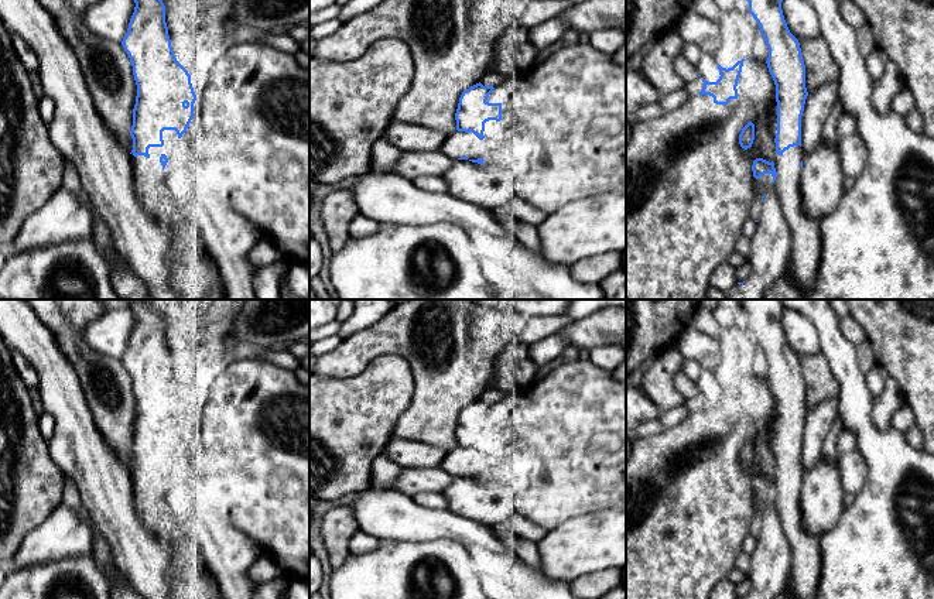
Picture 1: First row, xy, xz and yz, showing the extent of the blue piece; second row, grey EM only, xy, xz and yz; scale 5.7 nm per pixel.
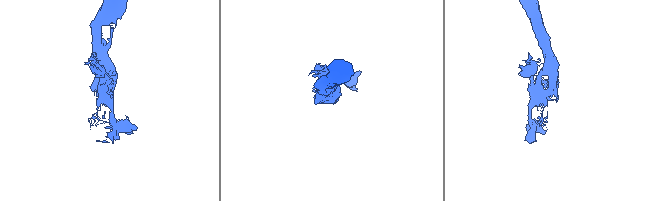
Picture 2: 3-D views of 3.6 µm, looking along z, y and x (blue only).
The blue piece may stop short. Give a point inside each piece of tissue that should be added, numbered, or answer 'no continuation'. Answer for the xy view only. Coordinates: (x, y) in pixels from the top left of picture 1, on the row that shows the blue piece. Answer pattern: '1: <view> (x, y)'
1: xy (190, 277)

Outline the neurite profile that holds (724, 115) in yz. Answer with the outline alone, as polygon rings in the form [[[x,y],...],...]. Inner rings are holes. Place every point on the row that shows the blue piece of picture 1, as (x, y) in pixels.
[[[731,99],[728,105],[712,103],[711,116],[715,119],[716,124],[728,126],[735,120],[738,110],[739,110],[738,99]]]

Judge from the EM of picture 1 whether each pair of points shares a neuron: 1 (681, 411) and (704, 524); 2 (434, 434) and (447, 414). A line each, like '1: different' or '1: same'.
1: different
2: same

